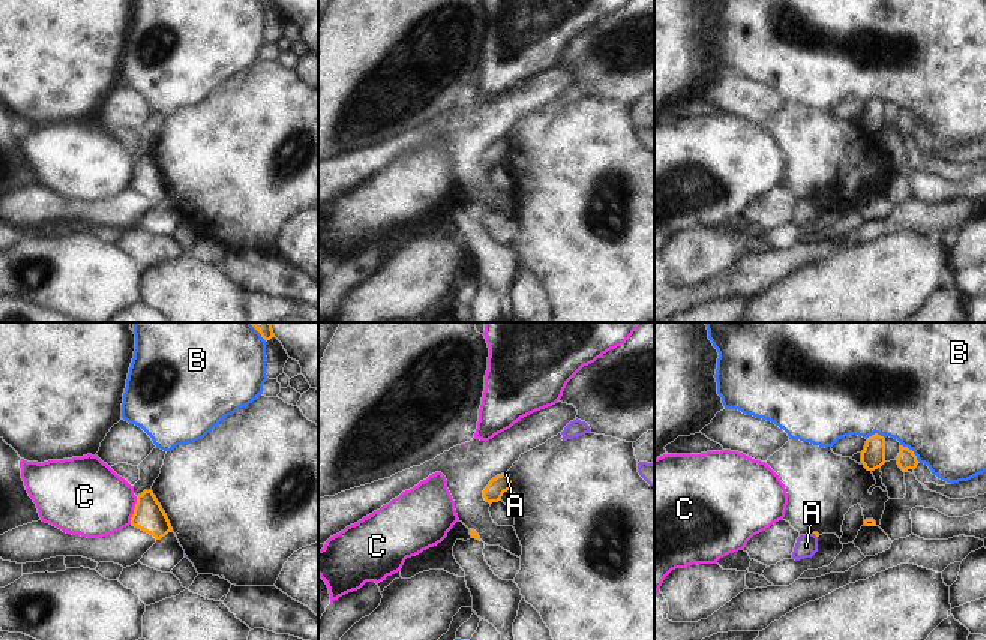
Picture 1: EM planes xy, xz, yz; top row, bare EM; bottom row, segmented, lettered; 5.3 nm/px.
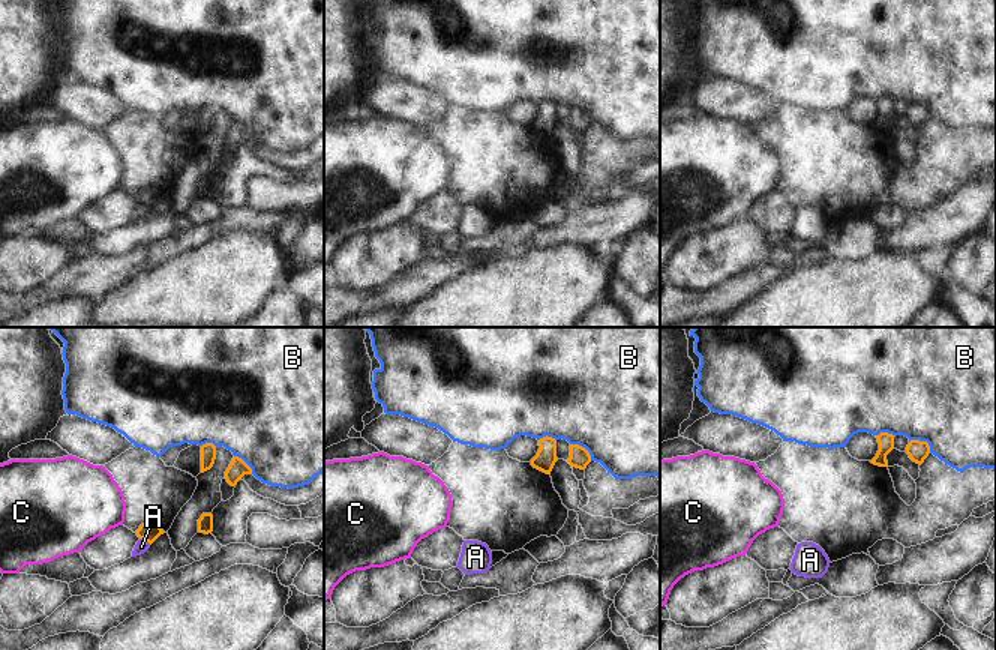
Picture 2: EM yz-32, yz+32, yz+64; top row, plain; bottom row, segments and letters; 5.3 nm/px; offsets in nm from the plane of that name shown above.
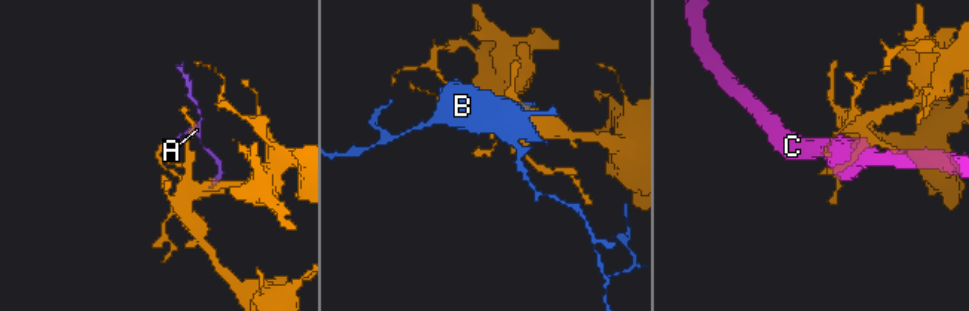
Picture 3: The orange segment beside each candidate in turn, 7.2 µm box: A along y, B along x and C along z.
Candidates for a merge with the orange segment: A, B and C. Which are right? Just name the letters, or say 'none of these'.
none of these.

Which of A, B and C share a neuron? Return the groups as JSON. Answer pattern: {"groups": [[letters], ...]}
{"groups": [["A"], ["B"], ["C"]]}

